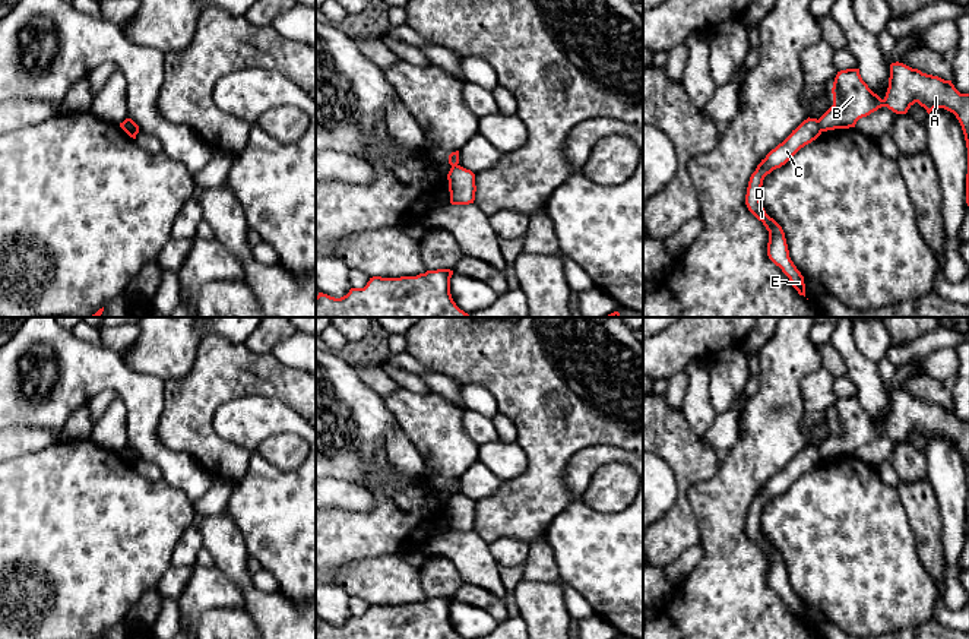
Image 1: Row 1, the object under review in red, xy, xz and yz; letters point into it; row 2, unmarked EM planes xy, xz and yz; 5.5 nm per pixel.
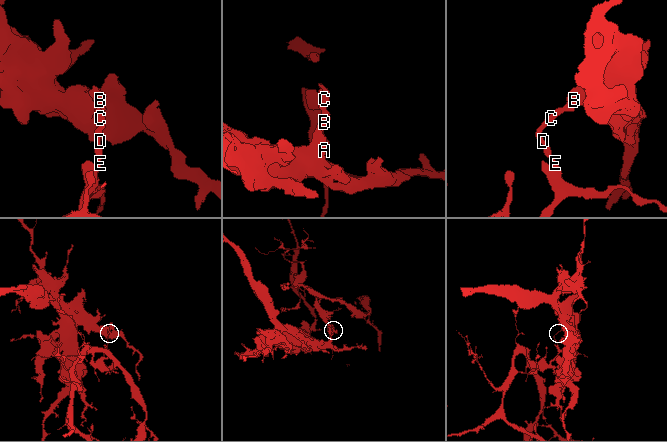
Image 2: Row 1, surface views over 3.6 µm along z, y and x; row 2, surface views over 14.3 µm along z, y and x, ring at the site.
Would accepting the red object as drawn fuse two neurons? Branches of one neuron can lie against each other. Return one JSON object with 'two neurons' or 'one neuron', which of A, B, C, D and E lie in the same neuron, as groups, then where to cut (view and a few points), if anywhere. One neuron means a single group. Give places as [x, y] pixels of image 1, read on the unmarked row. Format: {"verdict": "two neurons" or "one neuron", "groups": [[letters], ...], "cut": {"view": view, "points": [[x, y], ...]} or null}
{"verdict": "two neurons", "groups": [["A", "B"], ["C", "D", "E"]], "cut": {"view": "yz", "points": [[817, 448], [822, 458]]}}

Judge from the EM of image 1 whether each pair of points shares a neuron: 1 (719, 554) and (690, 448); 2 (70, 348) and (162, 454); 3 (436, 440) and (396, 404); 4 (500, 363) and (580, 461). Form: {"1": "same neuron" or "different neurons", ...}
{"1": "different neurons", "2": "same neuron", "3": "same neuron", "4": "different neurons"}

